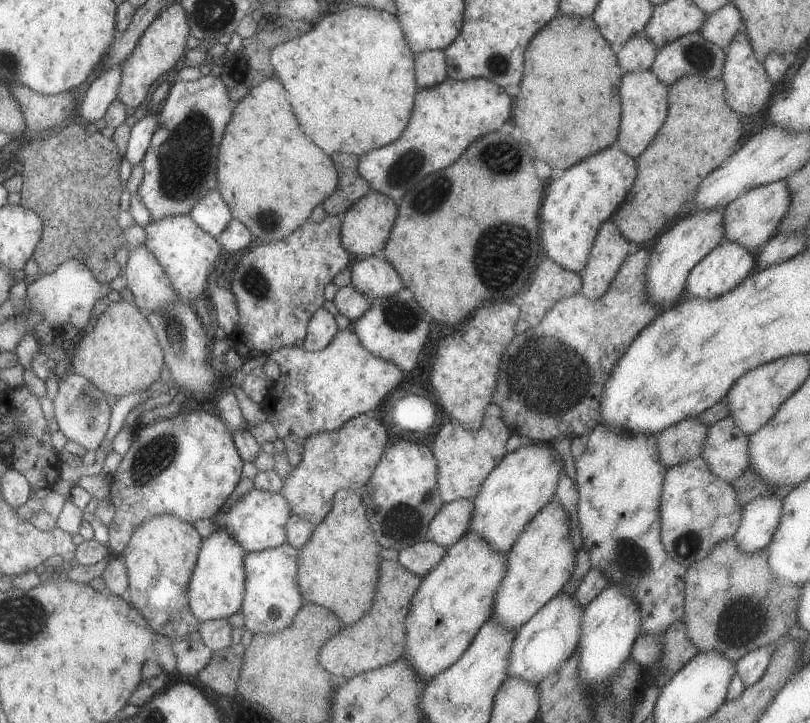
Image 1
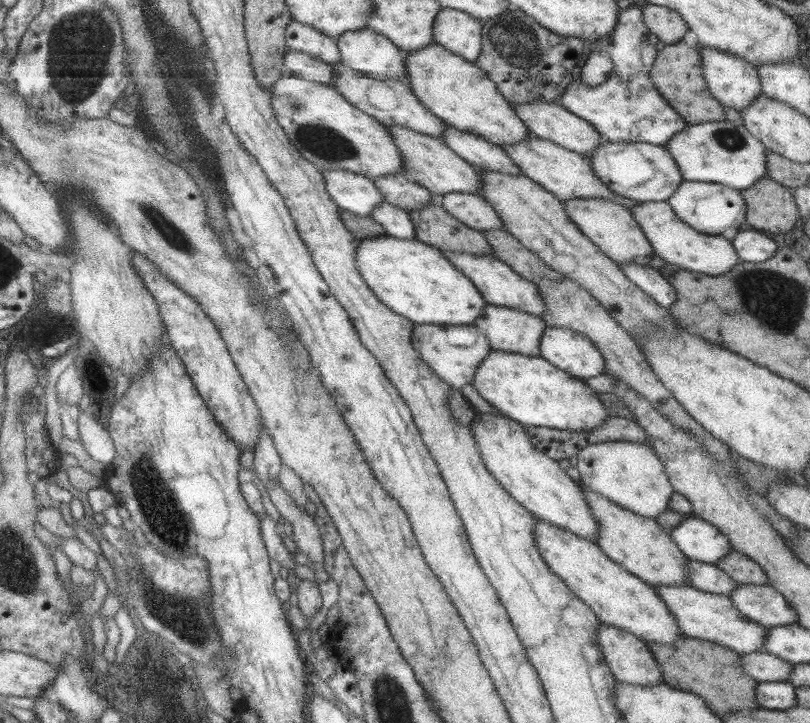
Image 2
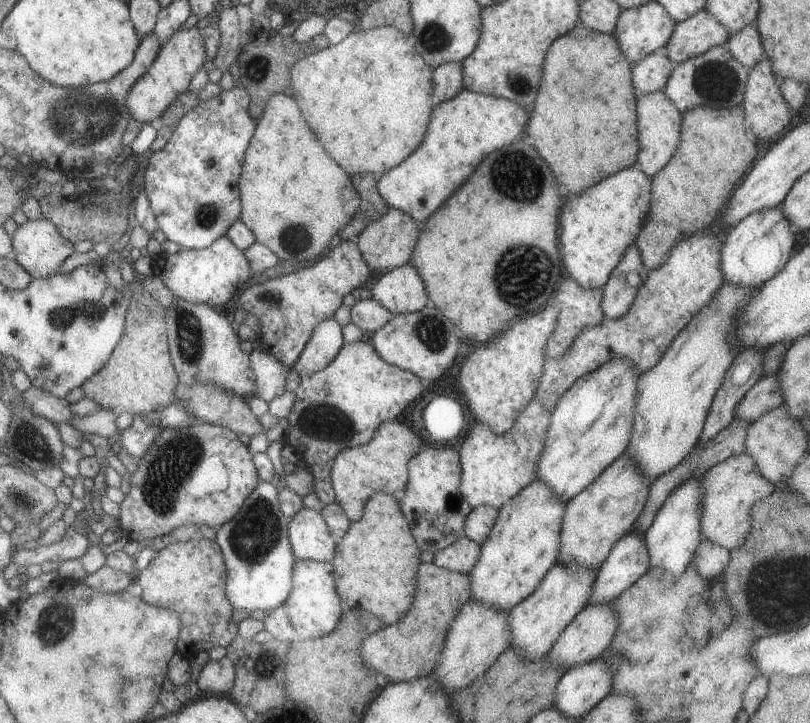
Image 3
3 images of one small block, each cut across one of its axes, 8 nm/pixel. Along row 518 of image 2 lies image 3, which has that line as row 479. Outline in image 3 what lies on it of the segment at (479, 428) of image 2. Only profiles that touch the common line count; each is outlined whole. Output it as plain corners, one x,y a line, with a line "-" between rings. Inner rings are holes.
611,360
581,376
555,404
538,458
536,479
551,488
561,501
569,501
593,483
625,452
631,434
635,384
640,374
629,360

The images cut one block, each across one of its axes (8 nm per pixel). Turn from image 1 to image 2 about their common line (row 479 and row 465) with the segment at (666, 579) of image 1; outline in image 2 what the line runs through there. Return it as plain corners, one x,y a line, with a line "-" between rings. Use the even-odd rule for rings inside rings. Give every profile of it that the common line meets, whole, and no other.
607,441
590,444
575,455
580,474
580,484
593,490
613,504
643,518
655,519
667,511
669,496
673,494
671,483
661,460
651,446
629,441

